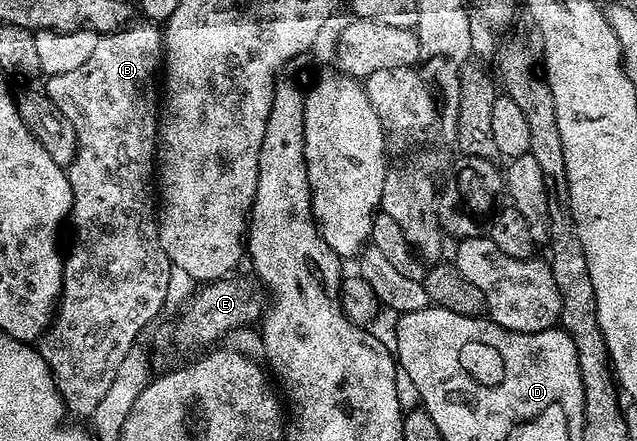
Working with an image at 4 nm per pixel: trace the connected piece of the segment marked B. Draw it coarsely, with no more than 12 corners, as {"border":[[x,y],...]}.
{"border":[[155,23],[42,90],[74,126],[38,347],[91,418],[166,308]]}

